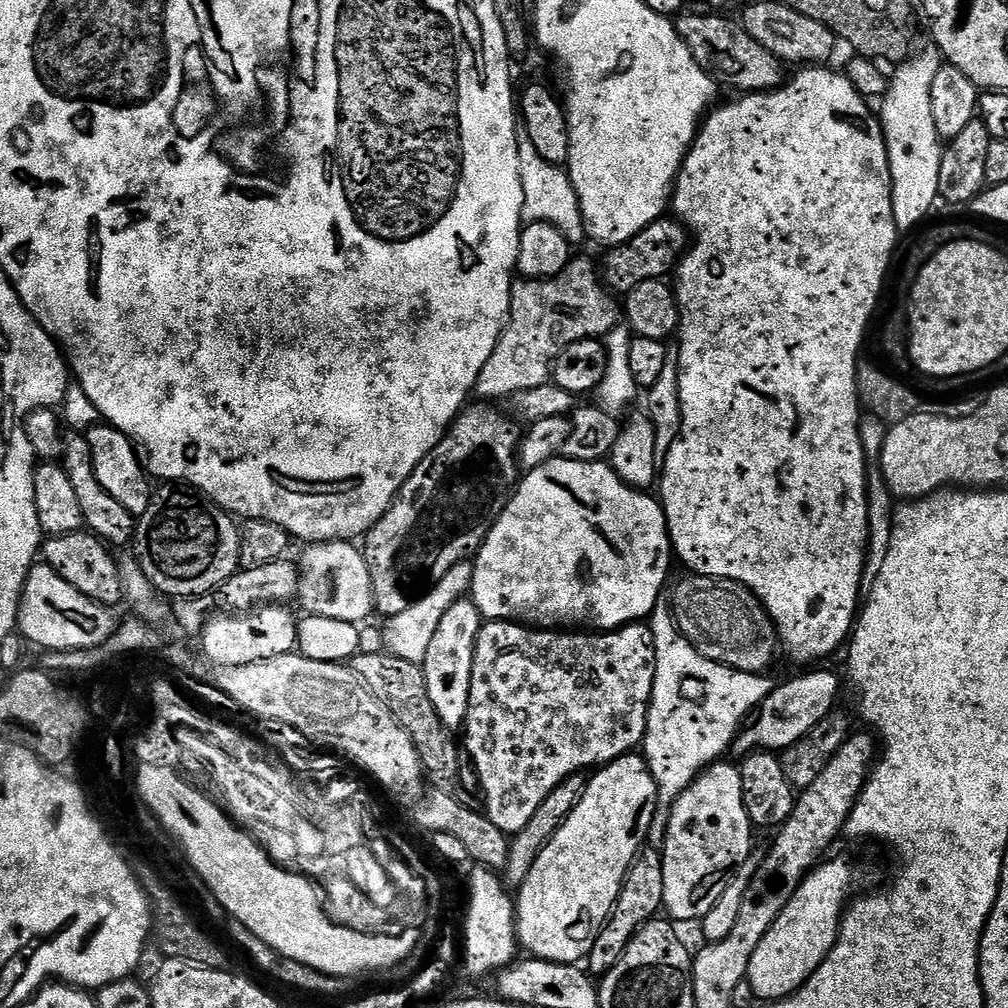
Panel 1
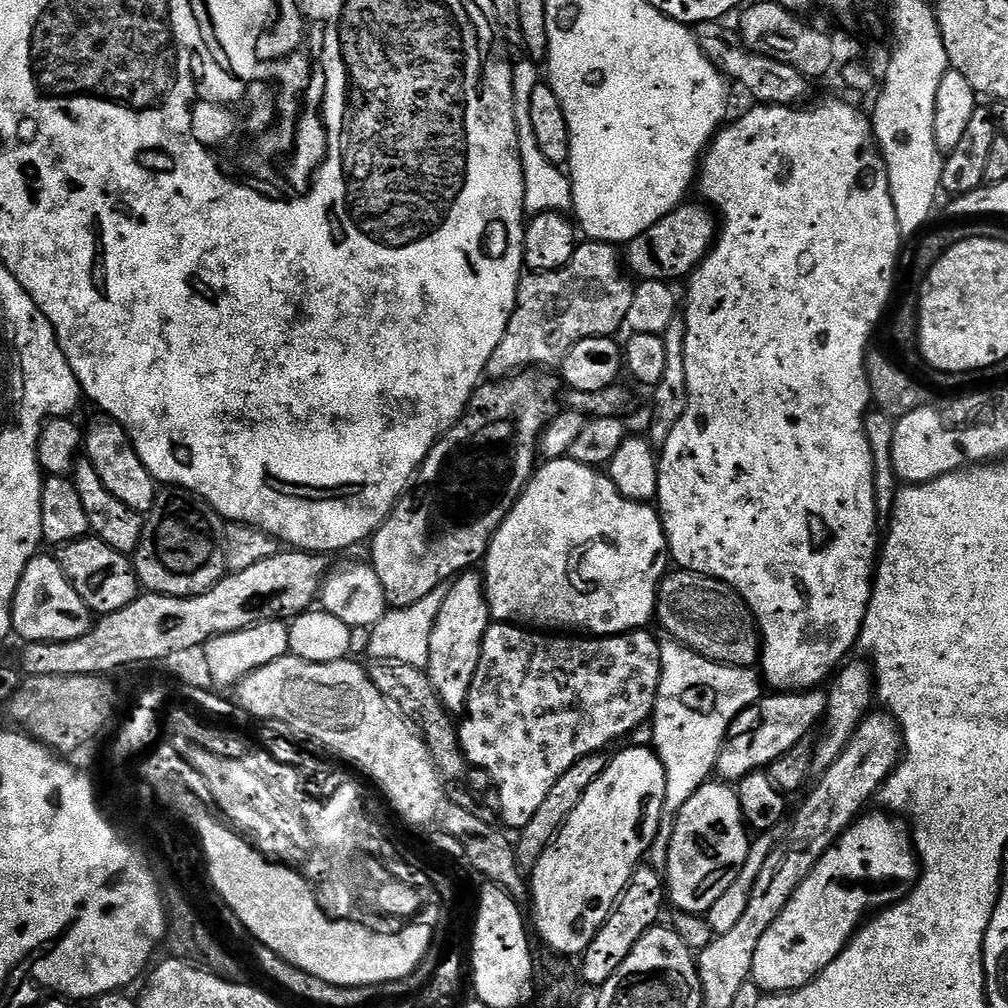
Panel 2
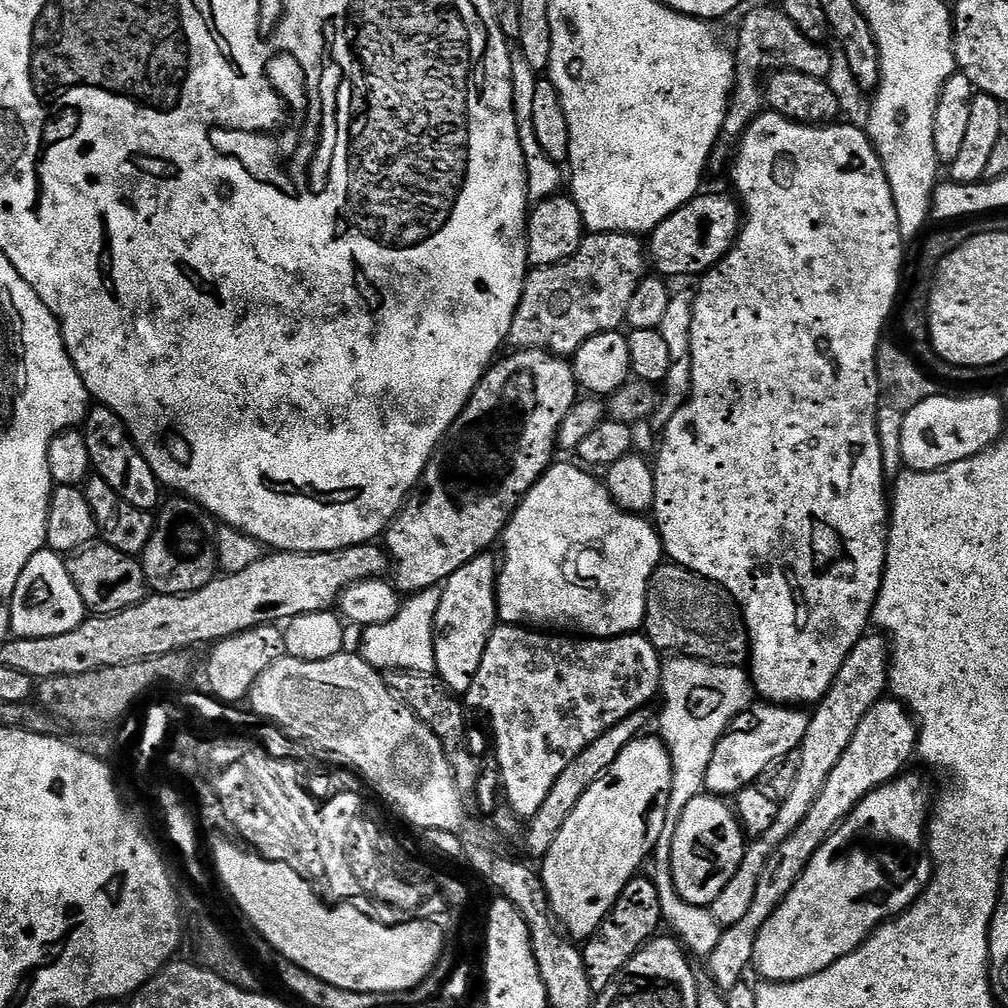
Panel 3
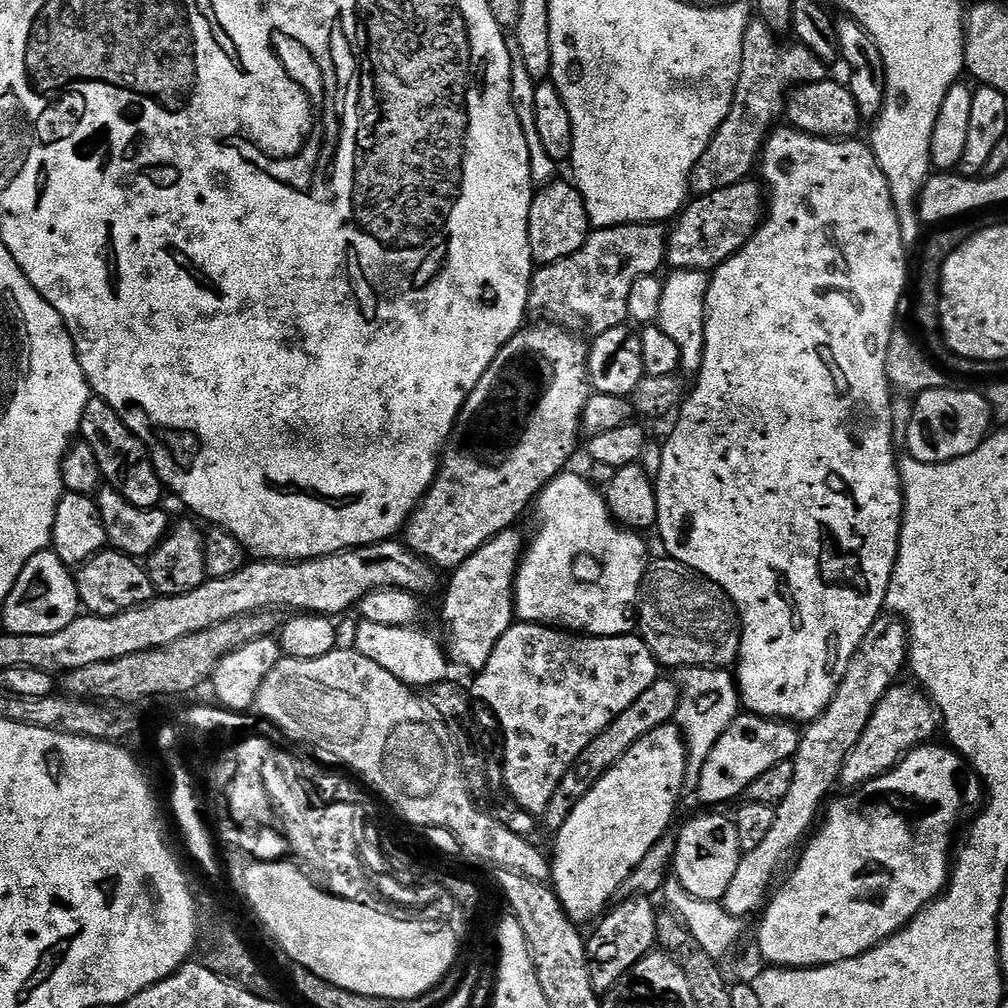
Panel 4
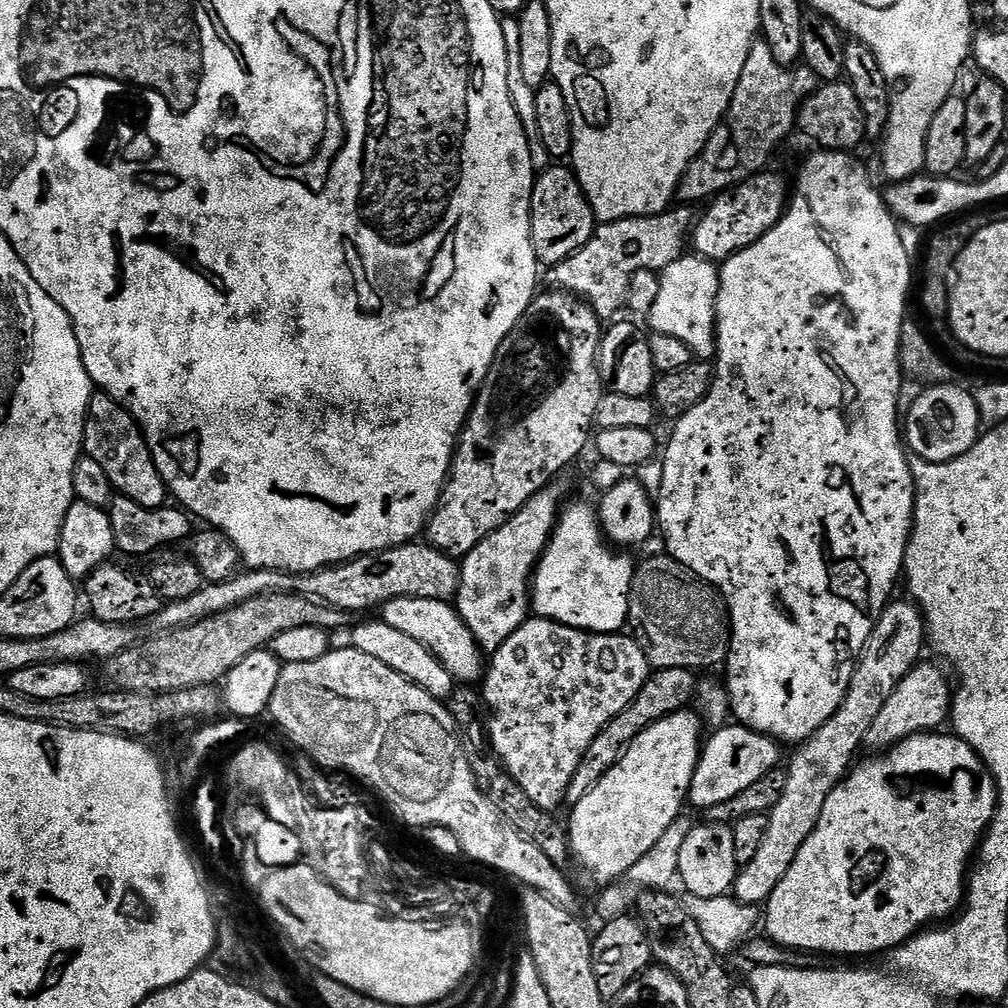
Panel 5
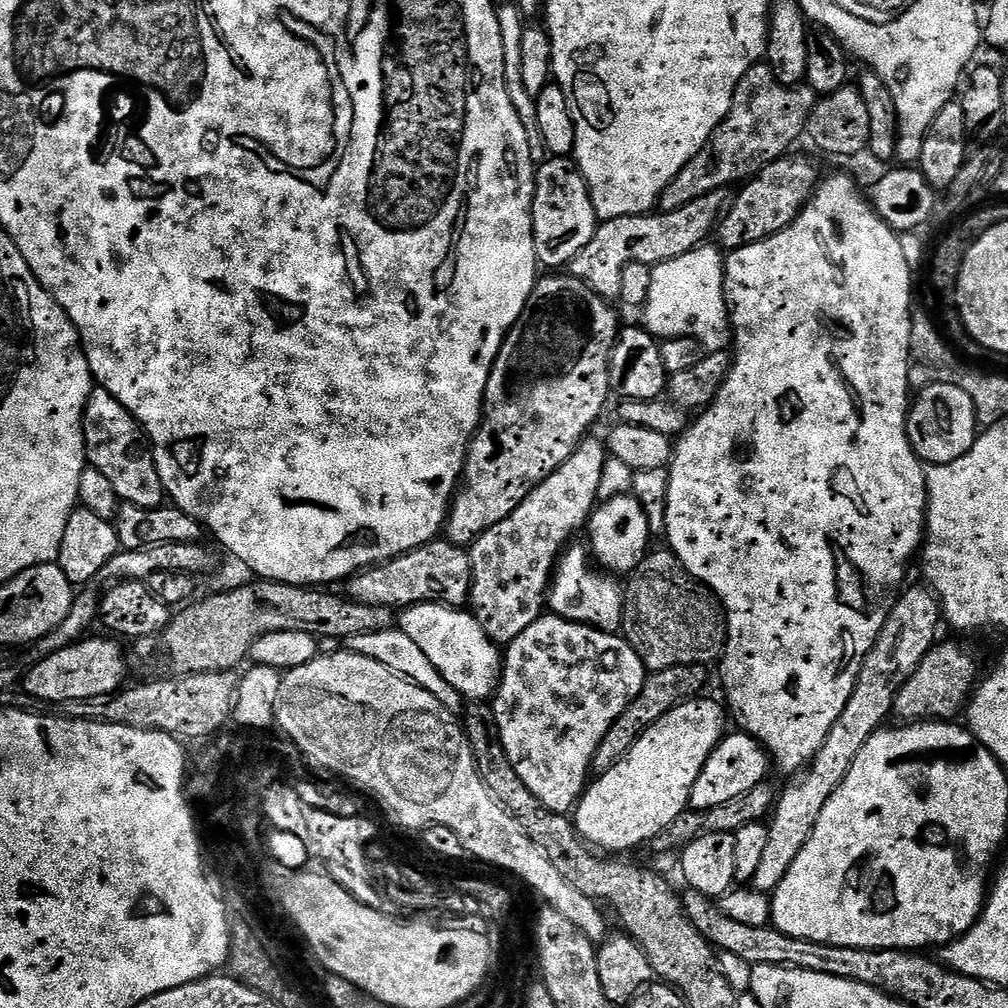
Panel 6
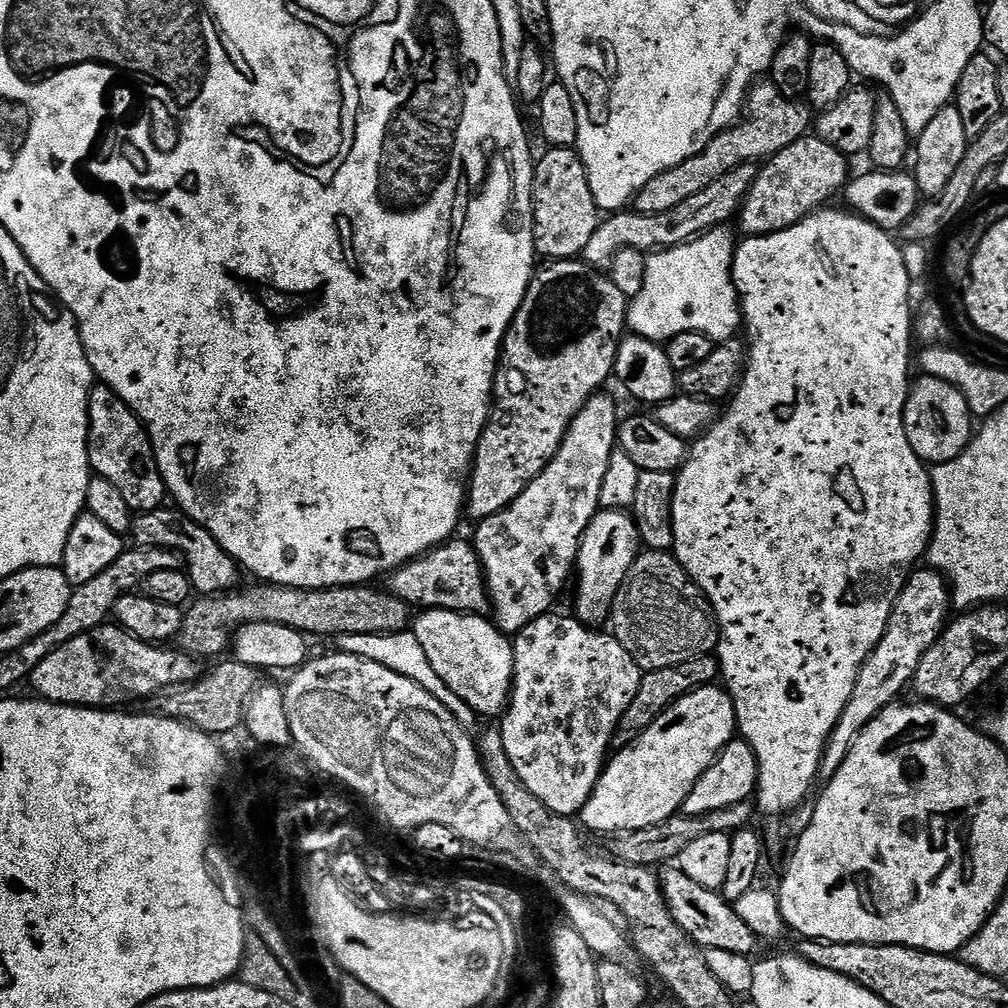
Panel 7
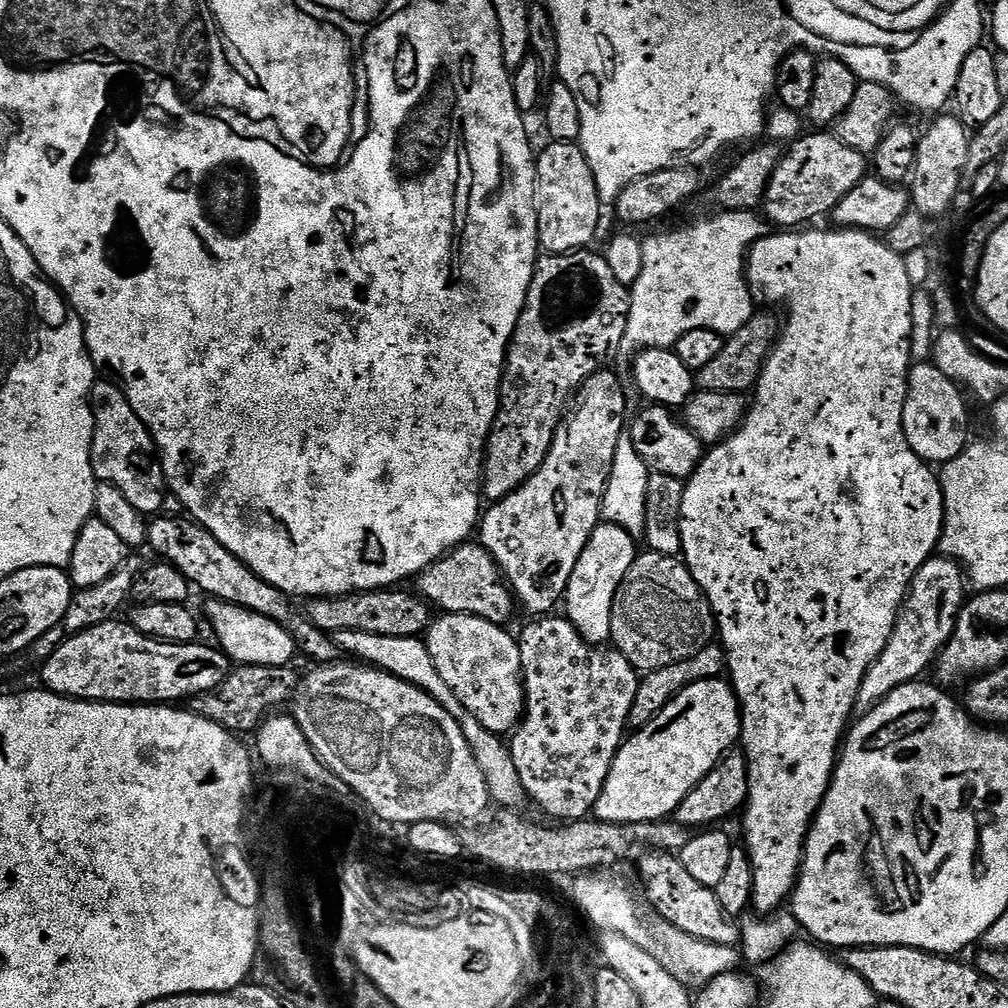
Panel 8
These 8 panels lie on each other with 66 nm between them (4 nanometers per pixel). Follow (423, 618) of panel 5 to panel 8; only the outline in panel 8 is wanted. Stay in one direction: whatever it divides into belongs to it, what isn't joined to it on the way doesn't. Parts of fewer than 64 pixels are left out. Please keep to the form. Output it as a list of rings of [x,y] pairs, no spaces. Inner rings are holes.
[[[444,614],[433,619],[426,633],[430,658],[434,658],[442,682],[458,694],[458,702],[462,702],[486,730],[497,734],[511,733],[520,723],[526,707],[520,645],[508,630],[477,616]]]

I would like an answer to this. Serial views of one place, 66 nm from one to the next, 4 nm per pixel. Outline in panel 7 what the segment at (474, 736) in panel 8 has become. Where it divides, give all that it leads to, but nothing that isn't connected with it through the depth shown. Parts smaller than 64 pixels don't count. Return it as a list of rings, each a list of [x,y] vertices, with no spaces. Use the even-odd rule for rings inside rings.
[[[409,630],[398,634],[350,634],[339,637],[338,648],[339,651],[348,652],[351,656],[378,662],[378,666],[386,666],[386,670],[394,670],[394,674],[402,674],[402,678],[418,682],[422,690],[438,698],[438,702],[442,702],[442,706],[446,706],[446,710],[454,714],[461,726],[469,730],[475,729],[474,726],[478,723],[475,710],[466,706],[466,702],[462,702],[462,698],[458,698],[458,694],[454,694],[454,690],[450,690],[450,686],[446,686],[442,678],[438,678],[434,666],[430,666],[430,658],[426,658],[426,650],[422,650],[422,642],[418,642],[415,631]]]

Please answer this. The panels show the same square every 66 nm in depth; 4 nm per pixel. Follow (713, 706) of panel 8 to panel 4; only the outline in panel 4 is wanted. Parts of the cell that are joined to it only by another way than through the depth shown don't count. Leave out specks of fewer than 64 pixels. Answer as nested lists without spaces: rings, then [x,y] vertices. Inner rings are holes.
[[[675,723],[664,724],[646,734],[646,738],[634,742],[634,746],[630,746],[620,761],[597,782],[594,790],[574,806],[570,818],[566,818],[566,826],[555,833],[556,853],[550,856],[550,883],[571,920],[595,921],[613,903],[619,887],[646,858],[647,852],[671,829],[668,827],[672,824],[676,803],[686,792],[684,779],[687,769],[688,748],[684,745],[684,735]]]

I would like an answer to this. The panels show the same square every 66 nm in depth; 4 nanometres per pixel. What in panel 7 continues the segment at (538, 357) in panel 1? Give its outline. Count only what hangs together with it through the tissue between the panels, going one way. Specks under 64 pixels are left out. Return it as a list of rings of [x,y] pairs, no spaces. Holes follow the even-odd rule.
[[[743,164],[730,174],[722,174],[718,182],[706,186],[699,194],[693,194],[686,198],[674,210],[666,210],[666,214],[642,214],[635,210],[621,210],[597,223],[590,242],[586,242],[582,253],[585,264],[597,270],[608,270],[612,267],[615,255],[627,248],[636,248],[645,254],[662,248],[676,248],[680,244],[687,244],[689,240],[696,239],[702,233],[708,232],[711,228],[719,228],[727,225],[728,219],[735,217],[753,182],[756,181],[758,168],[756,164]]]

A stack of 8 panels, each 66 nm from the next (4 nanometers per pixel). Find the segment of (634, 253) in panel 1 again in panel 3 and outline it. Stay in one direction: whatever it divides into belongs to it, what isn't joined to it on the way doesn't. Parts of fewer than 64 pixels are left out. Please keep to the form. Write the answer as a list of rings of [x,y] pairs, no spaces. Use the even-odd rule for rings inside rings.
[[[697,194],[691,202],[683,204],[670,218],[657,228],[651,229],[646,240],[646,255],[651,267],[661,277],[696,276],[703,277],[720,259],[727,254],[740,235],[742,208],[731,195],[704,196]]]

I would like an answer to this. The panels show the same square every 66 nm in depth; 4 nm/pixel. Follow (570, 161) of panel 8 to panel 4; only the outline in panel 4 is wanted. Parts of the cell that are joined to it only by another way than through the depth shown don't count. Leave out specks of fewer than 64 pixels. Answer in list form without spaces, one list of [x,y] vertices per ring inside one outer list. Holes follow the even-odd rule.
[[[557,178],[543,185],[532,197],[528,237],[532,259],[540,266],[553,264],[574,254],[584,245],[590,231],[582,194],[576,189],[575,183],[565,180]]]

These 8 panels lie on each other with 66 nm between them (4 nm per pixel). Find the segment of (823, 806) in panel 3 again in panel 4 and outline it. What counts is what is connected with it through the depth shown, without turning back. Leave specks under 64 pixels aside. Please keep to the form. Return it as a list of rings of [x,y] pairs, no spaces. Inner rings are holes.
[[[897,682],[893,684],[892,688],[878,702],[874,714],[870,714],[870,722],[866,722],[866,730],[862,730],[862,738],[858,738],[854,750],[850,750],[848,760],[840,771],[839,783],[848,787],[845,789],[859,790],[863,788],[866,782],[886,774],[889,770],[896,767],[913,748],[927,745],[931,741],[928,739],[935,732],[938,732],[938,709],[932,703],[931,698],[928,697],[927,692],[921,690],[915,683],[904,683]]]

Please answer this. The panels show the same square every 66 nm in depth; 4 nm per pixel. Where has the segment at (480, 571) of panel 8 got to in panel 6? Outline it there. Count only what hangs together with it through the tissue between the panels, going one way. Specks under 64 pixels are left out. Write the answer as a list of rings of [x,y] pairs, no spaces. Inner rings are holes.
[[[437,538],[384,564],[355,572],[348,577],[346,587],[347,599],[393,610],[412,608],[415,604],[444,604],[463,609],[472,595],[472,557],[461,545]]]

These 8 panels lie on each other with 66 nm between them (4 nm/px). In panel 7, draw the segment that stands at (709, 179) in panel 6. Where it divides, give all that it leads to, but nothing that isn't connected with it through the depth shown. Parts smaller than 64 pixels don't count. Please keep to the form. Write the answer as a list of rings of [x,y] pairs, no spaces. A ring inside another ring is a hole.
[[[761,79],[748,90],[746,115],[743,119],[719,132],[704,147],[703,152],[694,154],[694,158],[686,158],[686,162],[659,172],[646,186],[642,186],[634,201],[635,211],[642,214],[666,214],[666,210],[674,210],[674,206],[686,202],[686,198],[691,198],[693,194],[706,190],[706,186],[718,182],[722,174],[730,174],[730,170],[743,164],[767,161],[769,156],[786,150],[786,146],[809,135],[813,124],[813,109],[803,99],[786,98],[786,94],[782,94],[782,90],[778,90],[771,79]]]

